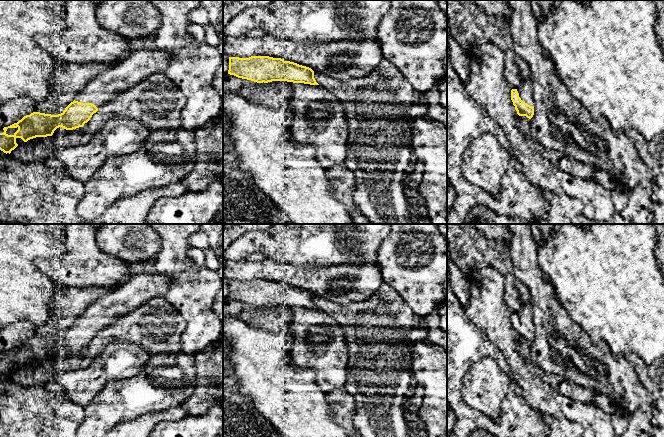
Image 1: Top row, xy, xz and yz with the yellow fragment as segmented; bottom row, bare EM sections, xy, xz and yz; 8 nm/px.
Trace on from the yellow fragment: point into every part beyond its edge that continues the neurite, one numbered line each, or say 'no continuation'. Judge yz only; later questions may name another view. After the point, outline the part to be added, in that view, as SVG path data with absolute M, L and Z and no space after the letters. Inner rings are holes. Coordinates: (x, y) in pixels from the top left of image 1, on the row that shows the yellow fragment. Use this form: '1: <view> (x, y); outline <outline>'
1: yz (525, 90); outline M530 78L524 81L518 88L519 97L530 106L534 106L533 89Z

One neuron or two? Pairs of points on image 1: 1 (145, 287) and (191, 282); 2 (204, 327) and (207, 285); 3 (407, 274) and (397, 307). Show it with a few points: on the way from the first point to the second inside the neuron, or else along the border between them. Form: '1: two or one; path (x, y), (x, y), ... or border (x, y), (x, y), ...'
1: two; border (156, 272), (170, 281), (162, 296)
2: one; path (200, 317), (200, 295)
3: two; border (384, 282), (390, 285), (408, 306)

